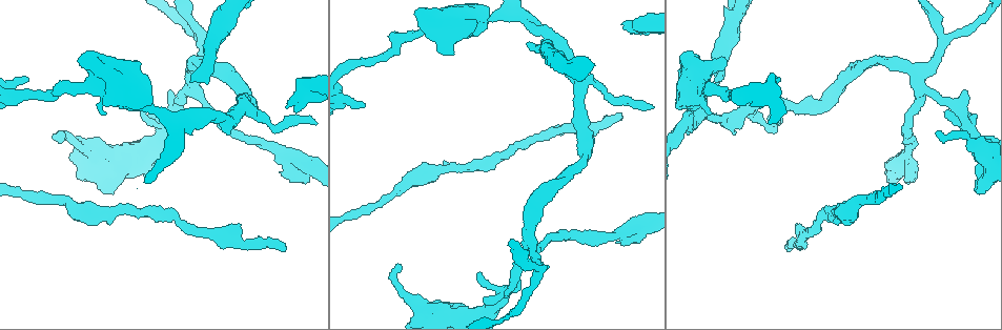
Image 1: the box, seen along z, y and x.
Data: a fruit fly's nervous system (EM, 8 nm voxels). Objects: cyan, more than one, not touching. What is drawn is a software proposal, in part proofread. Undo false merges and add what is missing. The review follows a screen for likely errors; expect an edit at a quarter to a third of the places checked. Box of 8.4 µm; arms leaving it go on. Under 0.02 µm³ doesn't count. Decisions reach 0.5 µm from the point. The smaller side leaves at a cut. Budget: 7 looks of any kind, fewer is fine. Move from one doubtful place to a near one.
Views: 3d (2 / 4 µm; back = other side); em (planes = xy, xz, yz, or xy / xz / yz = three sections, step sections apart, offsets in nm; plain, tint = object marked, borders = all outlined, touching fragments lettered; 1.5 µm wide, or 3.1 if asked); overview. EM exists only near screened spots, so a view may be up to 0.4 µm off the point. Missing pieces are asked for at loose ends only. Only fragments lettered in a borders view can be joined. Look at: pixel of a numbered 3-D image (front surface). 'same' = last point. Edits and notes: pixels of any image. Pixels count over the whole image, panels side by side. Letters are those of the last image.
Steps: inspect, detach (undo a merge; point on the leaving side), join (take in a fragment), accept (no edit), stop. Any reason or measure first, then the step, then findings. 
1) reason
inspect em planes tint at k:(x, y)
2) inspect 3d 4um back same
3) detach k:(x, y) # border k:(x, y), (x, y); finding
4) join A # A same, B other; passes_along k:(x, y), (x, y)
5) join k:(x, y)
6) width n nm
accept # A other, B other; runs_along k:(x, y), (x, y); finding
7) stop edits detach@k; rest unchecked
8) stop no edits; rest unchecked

arms part here
inspect 3d 4um at 1:(903, 157)

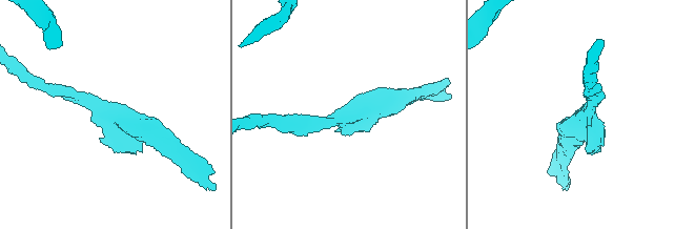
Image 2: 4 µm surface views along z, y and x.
inspect em planes tint at 2:(587, 117)

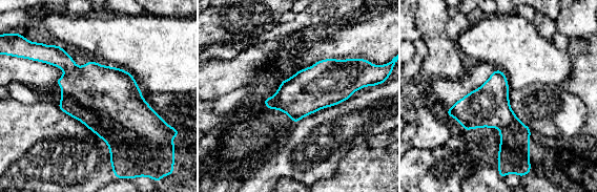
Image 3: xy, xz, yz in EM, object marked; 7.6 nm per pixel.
what lies round it
inspect em planes borders same

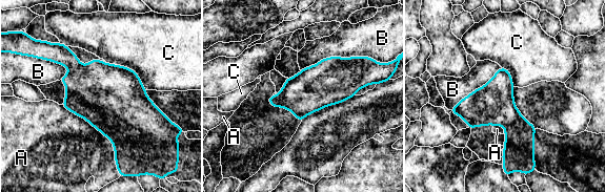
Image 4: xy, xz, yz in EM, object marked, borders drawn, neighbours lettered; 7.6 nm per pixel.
accept # A other, B other, C other; continuous, no second neuron

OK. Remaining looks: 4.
an open end
inspect em xy step 8 borders at 1:(105, 112)

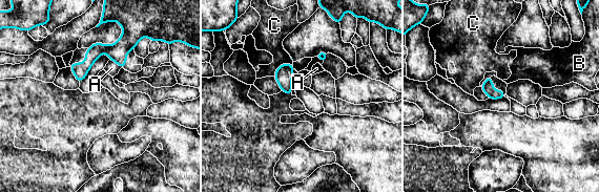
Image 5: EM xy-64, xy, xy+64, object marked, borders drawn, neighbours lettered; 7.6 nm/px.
accept # A other, B other, C other; none of them fits

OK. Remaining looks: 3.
long arm stops here
inspect 3d 2um at 1:(527, 43)

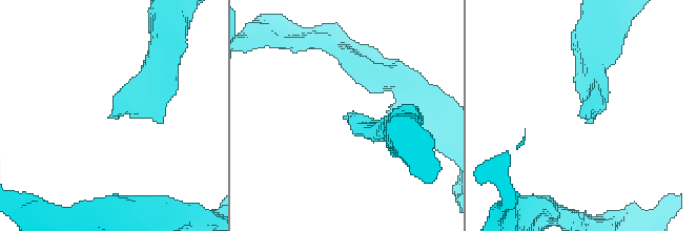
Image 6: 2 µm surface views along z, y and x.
now the EM
inspect em planes borders at 6:(585, 113)

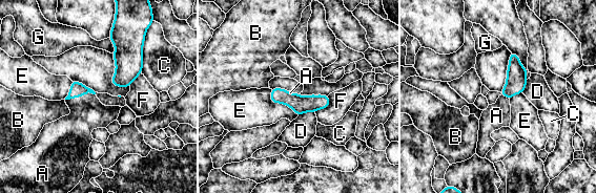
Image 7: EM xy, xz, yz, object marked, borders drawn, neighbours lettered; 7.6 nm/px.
join A # A same, B other, C other, D other, E other, F other, G other; the neuron continues

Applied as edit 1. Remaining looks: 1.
stop edits join@7; rest unchecked

